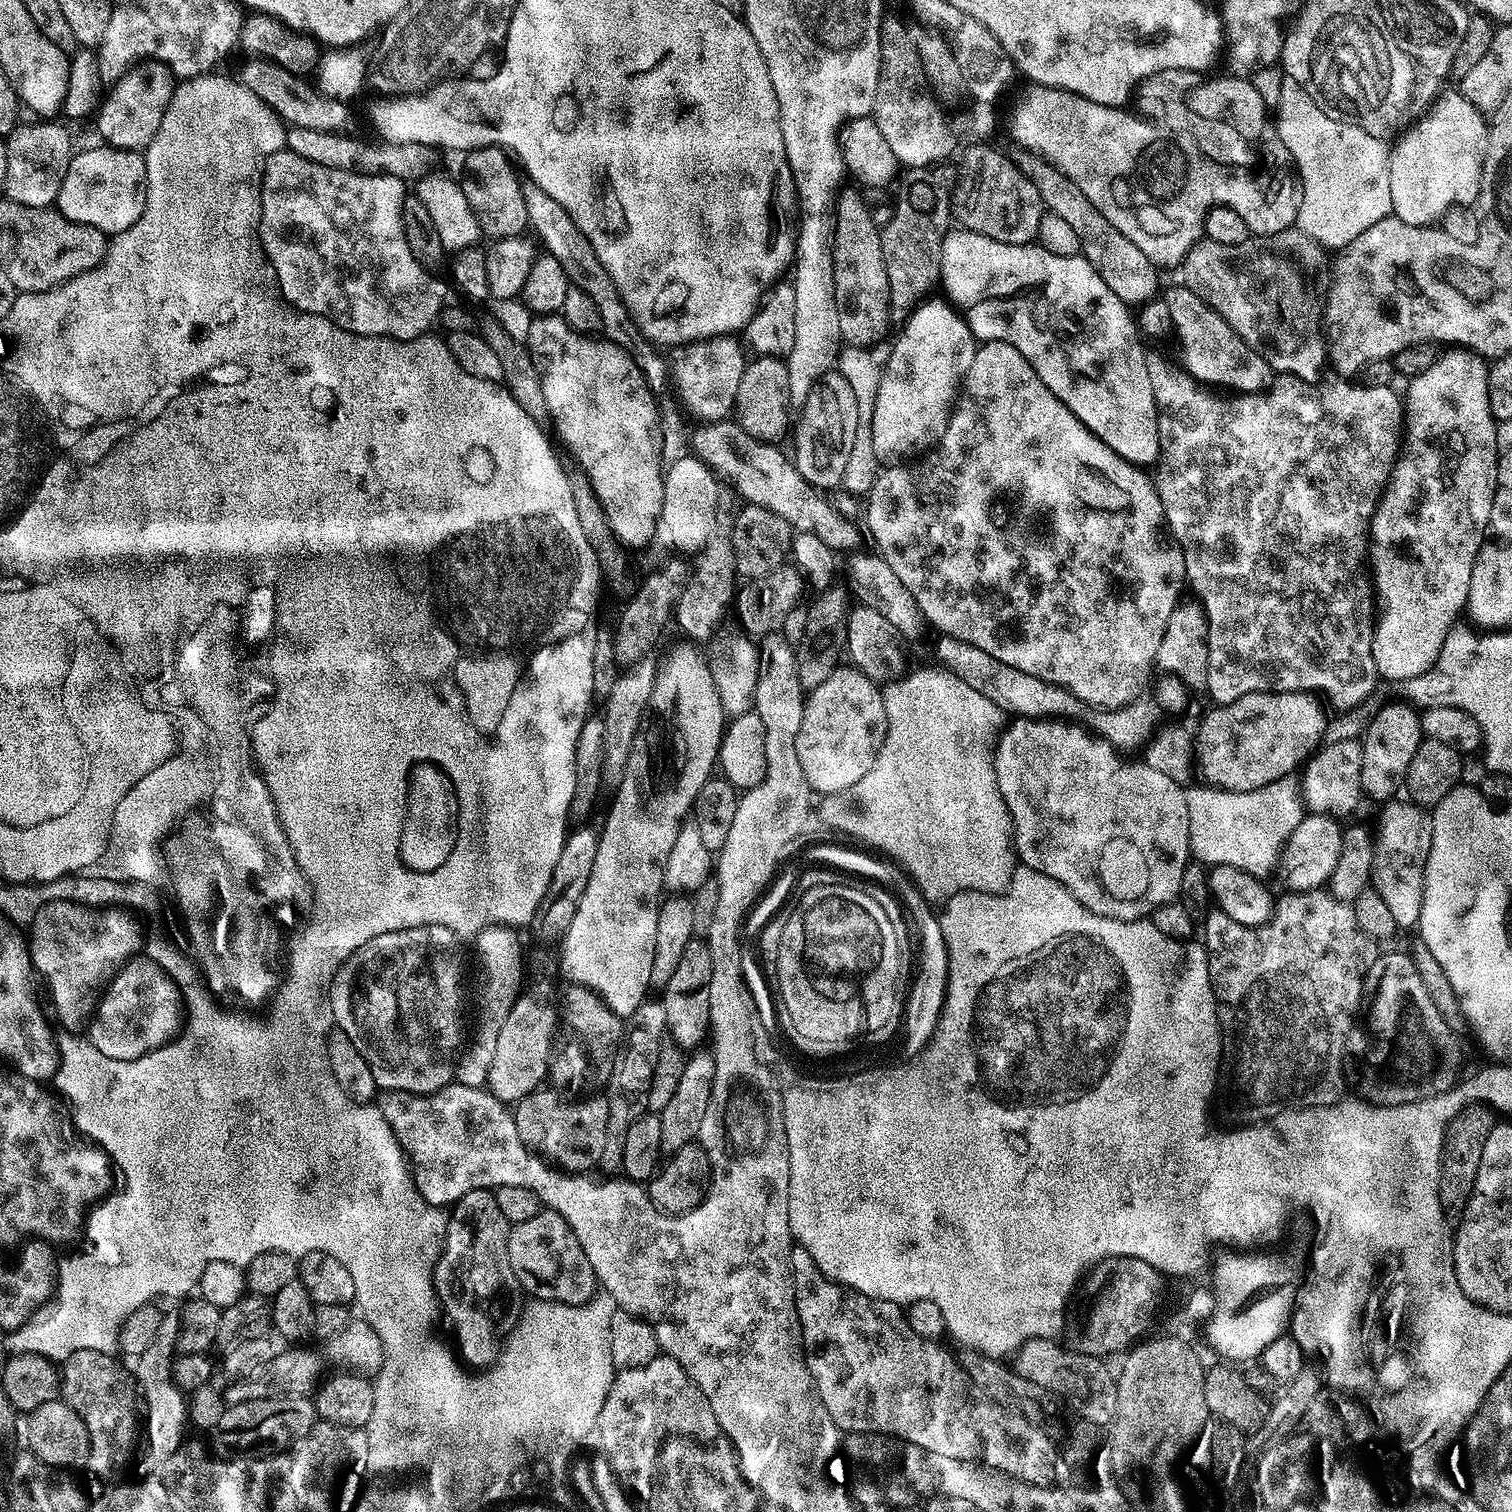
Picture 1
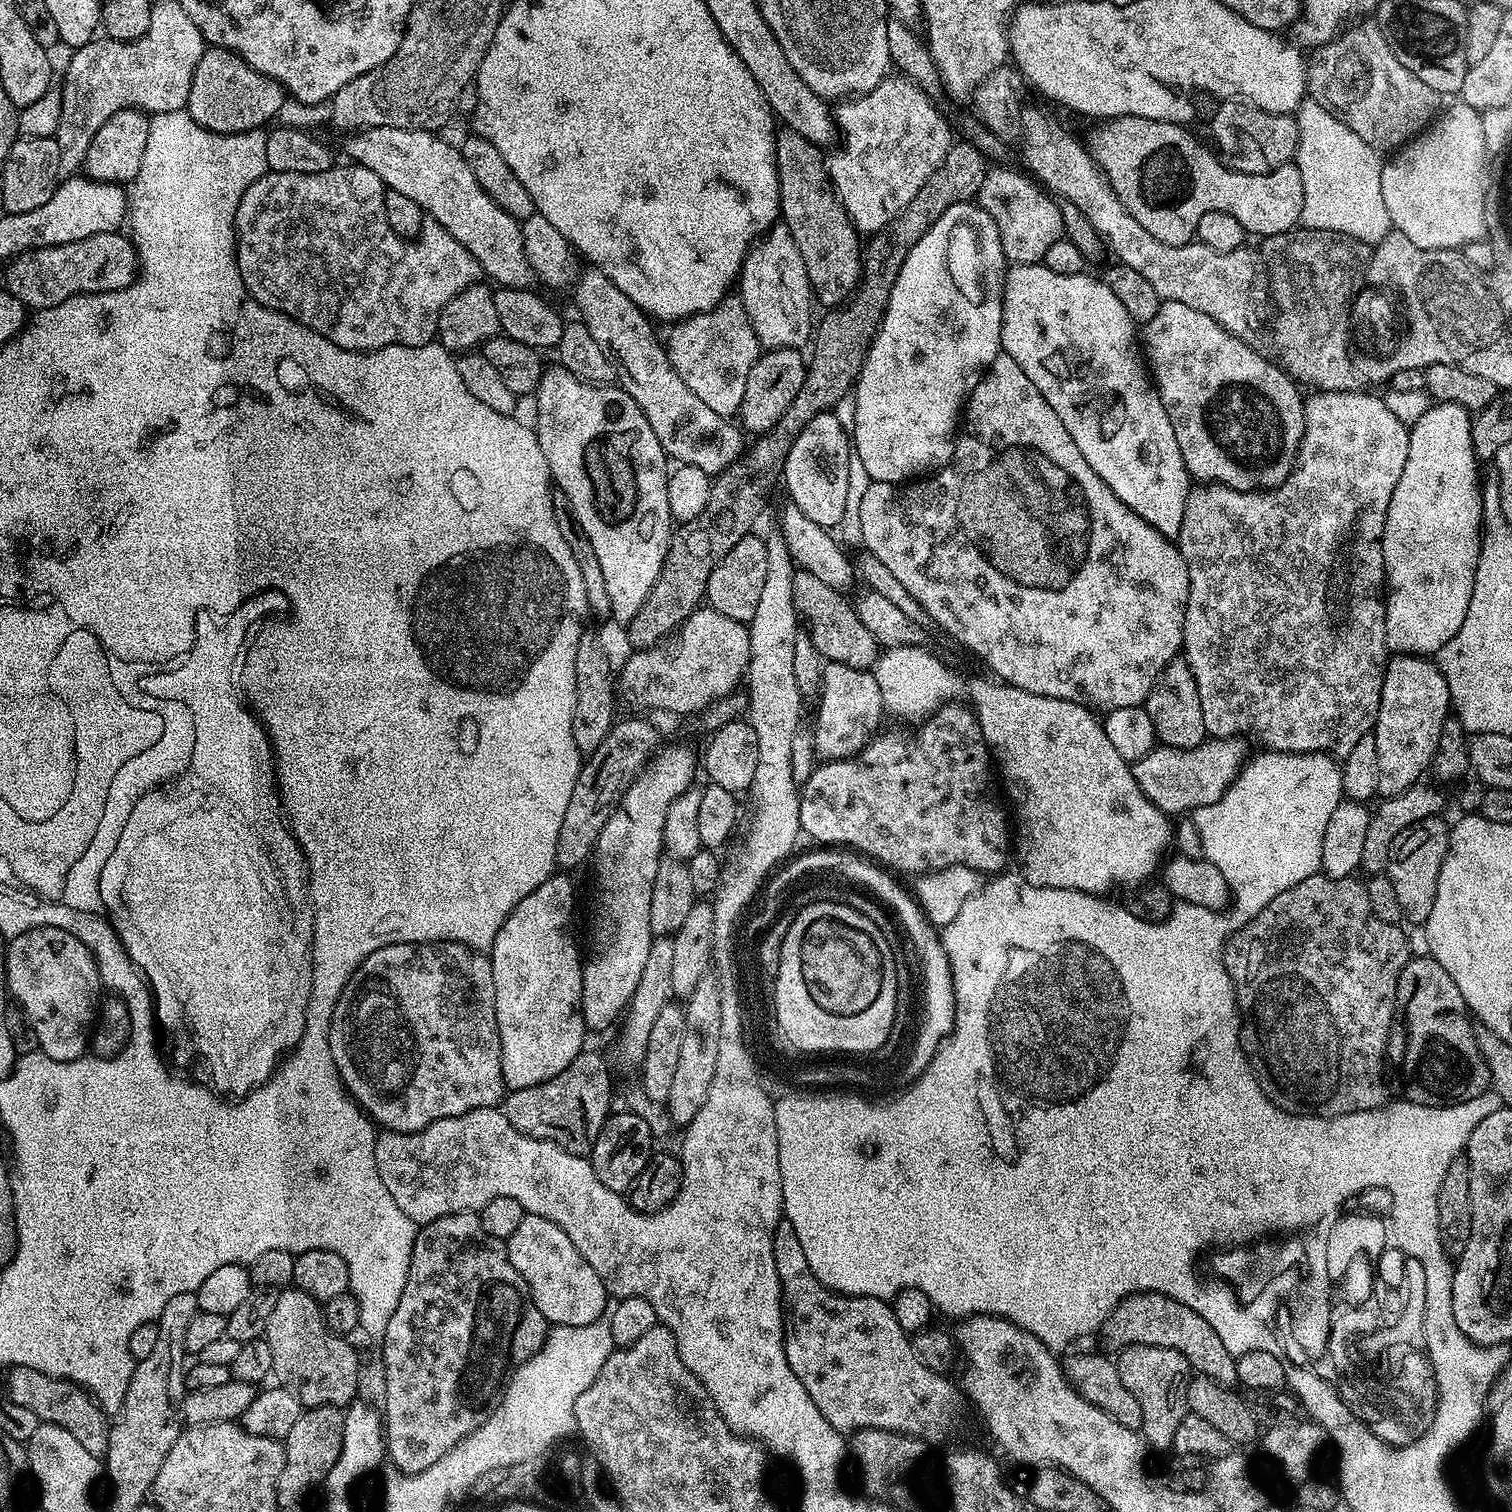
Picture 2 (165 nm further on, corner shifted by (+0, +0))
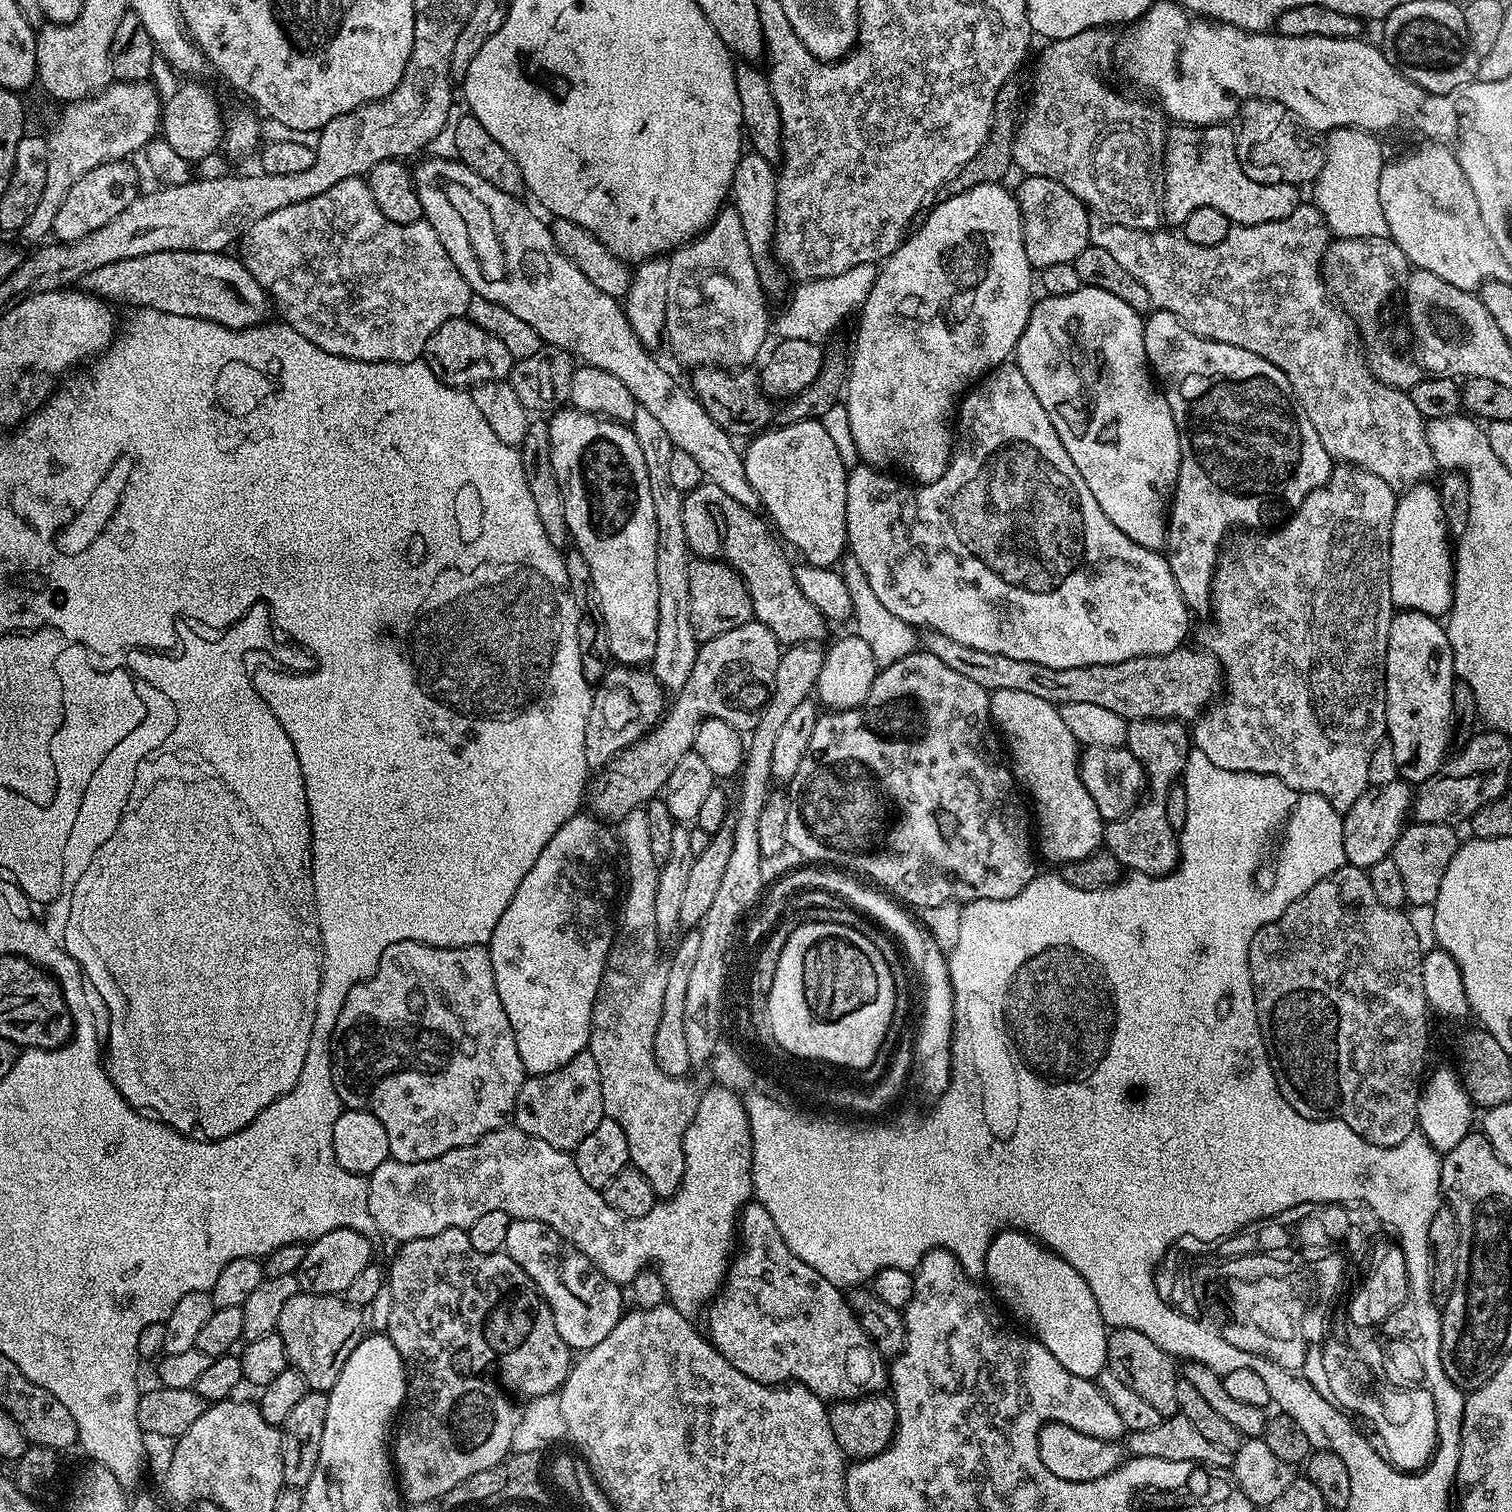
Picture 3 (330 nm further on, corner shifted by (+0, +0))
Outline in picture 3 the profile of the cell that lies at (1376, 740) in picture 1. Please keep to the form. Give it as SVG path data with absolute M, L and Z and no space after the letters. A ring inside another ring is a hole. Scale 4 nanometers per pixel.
M1400 610L1390 622L1390 638L1386 650L1386 738L1394 746L1394 762L1398 762L1399 779L1412 786L1439 773L1445 763L1444 751L1450 748L1450 733L1454 728L1452 713L1452 647L1445 625L1437 617L1421 612Z

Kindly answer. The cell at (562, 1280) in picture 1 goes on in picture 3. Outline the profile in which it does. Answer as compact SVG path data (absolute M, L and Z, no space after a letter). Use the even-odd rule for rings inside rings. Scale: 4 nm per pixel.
M513 1220L506 1230L503 1251L507 1252L534 1282L540 1296L554 1314L554 1326L558 1326L558 1338L566 1342L569 1350L587 1350L598 1346L626 1311L626 1296L621 1285L608 1280L570 1241L562 1238L550 1226L537 1220Z

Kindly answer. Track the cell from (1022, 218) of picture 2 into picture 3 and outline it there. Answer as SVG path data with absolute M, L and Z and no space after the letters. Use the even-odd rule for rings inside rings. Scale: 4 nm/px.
M1024 176L1021 184L1014 188L1014 195L1024 222L1024 245L1026 258L1030 258L1033 269L1055 266L1058 262L1073 263L1090 243L1088 235L1092 229L1089 209L1062 182L1045 176Z

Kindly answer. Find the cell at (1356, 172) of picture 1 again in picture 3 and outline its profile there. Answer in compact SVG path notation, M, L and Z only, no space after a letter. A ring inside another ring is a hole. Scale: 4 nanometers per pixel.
M1334 128L1326 136L1324 148L1324 165L1314 181L1316 197L1314 203L1320 209L1328 231L1333 237L1346 238L1382 238L1388 236L1386 214L1382 214L1382 202L1378 198L1378 180L1386 163L1386 155L1371 132L1363 132L1361 128Z

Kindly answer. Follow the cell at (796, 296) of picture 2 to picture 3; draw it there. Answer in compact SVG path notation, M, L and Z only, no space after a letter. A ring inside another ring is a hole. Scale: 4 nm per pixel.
M751 150L745 151L740 157L738 170L732 183L730 193L731 203L734 205L736 212L742 218L742 230L746 230L746 243L750 246L750 254L756 259L760 270L760 275L765 281L772 280L776 276L777 261L774 259L774 241L776 238L776 178L778 172L774 167L773 161L762 158L762 154Z

